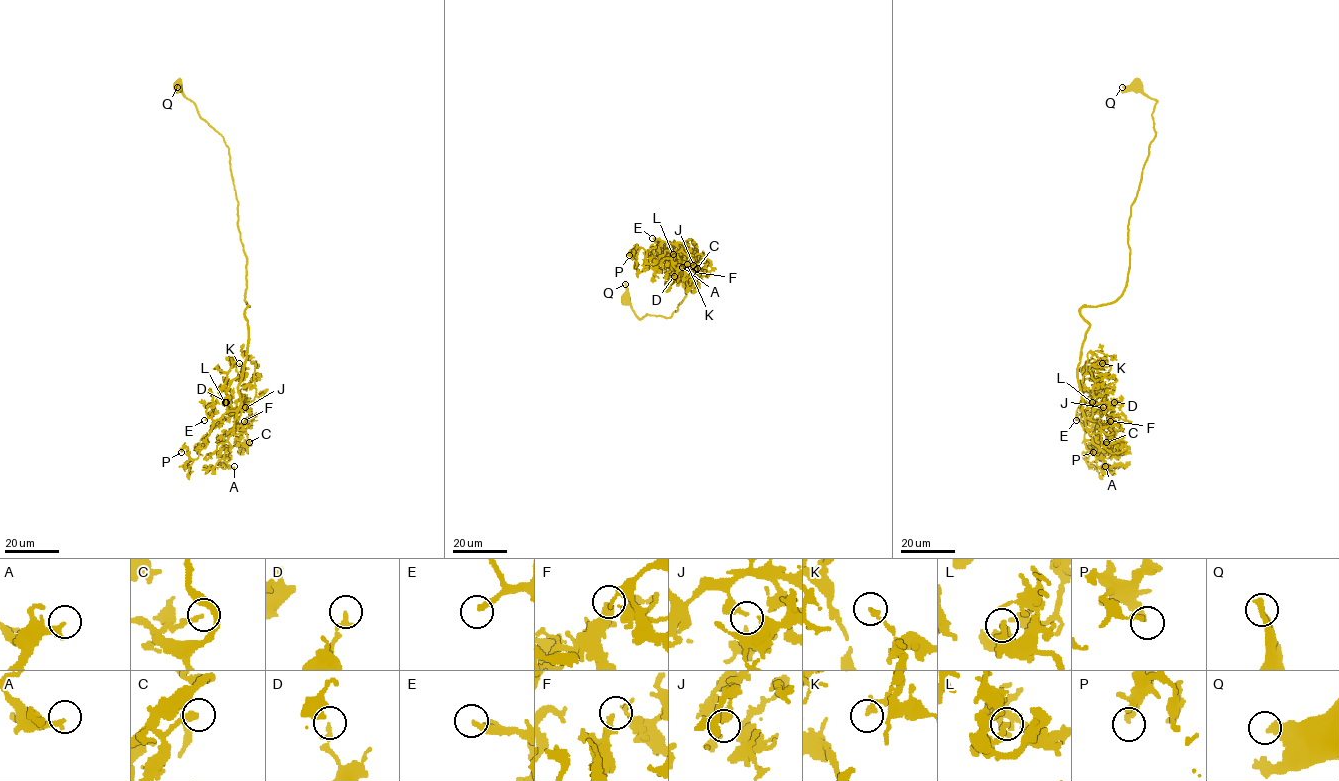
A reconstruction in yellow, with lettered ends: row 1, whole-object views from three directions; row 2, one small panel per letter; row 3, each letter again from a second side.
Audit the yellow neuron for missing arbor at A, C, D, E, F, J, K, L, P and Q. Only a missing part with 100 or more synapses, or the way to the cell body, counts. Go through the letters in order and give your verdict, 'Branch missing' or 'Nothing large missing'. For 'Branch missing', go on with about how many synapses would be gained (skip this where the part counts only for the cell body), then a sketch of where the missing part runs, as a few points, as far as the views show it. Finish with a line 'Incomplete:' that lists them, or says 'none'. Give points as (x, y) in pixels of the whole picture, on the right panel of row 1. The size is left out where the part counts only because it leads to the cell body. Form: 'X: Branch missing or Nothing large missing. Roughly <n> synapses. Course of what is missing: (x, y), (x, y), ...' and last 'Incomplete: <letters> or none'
A: Nothing large missing
C: Nothing large missing
D: Nothing large missing
E: Branch missing. Roughly 300 synapses. Course of what is missing: (1076, 420), (1076, 415), (1084, 415), (1094, 429)
F: Nothing large missing
J: Nothing large missing
K: Nothing large missing
L: Nothing large missing
P: Nothing large missing
Q: Nothing large missing
Incomplete: E

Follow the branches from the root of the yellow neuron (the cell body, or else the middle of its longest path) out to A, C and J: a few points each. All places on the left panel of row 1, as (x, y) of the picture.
A: (177, 87), (223, 137), (238, 202), (249, 306), (240, 408), (224, 456), (234, 466)
C: (177, 87), (223, 137), (230, 157), (249, 306), (235, 425), (250, 442), (244, 445), (249, 442)
J: (177, 87), (223, 137), (230, 157), (249, 306), (237, 418), (245, 407)

